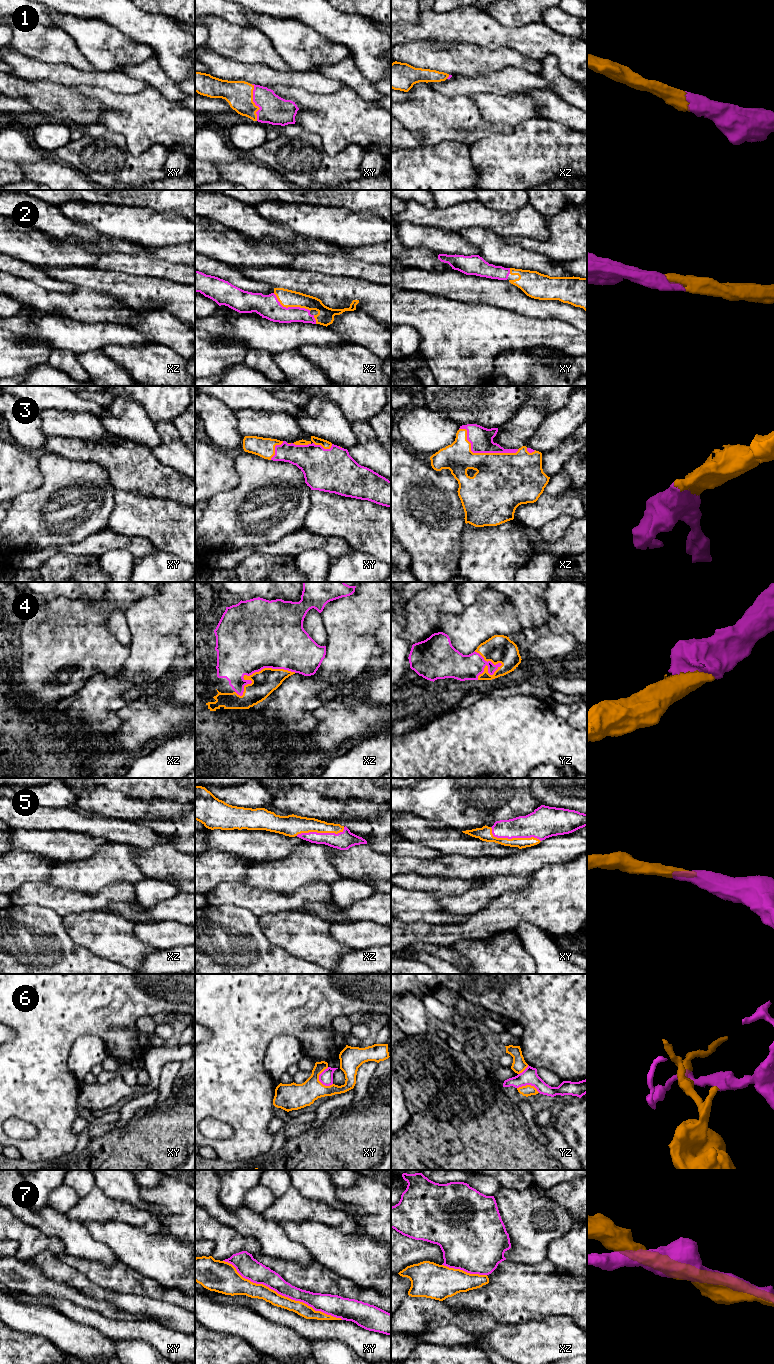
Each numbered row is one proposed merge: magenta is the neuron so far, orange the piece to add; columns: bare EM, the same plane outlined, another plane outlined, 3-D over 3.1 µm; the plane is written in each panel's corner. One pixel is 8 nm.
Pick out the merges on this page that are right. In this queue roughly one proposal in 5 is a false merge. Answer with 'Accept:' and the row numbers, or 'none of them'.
Accept: 1, 2, 3, 4, 5

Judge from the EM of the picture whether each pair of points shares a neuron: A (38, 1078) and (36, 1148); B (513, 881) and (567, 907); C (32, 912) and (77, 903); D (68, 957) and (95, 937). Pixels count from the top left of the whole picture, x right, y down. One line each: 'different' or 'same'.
A: same
B: different
C: different
D: different

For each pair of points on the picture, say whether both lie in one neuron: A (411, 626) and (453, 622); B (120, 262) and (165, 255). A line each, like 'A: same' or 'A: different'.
A: different
B: different

